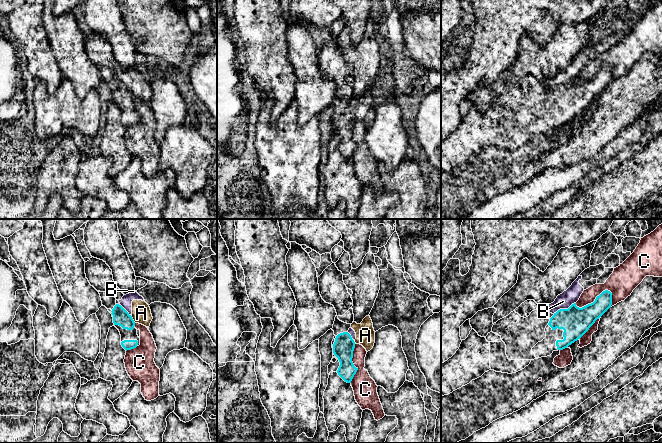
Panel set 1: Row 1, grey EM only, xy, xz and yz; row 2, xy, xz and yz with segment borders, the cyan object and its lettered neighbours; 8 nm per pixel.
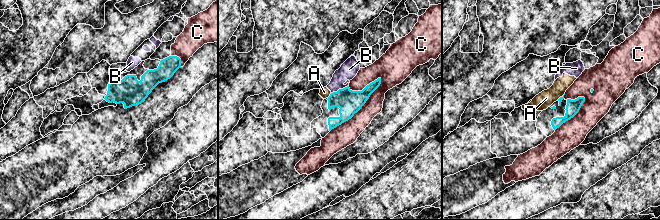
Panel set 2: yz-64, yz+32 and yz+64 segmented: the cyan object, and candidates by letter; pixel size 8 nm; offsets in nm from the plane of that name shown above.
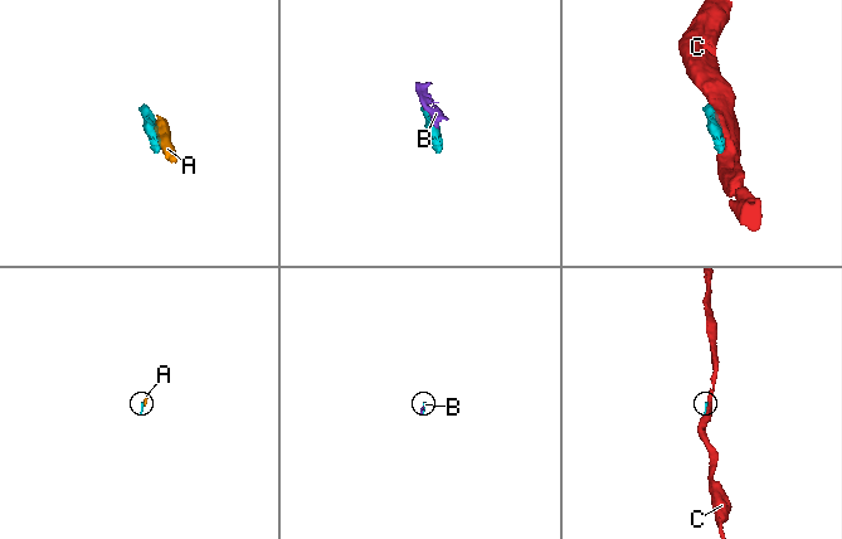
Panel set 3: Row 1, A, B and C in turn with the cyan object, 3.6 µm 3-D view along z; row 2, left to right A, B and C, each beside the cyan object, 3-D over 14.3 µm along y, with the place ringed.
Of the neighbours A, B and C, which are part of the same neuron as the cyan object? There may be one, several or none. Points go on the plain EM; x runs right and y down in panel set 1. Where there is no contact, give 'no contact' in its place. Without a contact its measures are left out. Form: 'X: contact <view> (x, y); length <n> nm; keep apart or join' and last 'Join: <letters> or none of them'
A: contact xy (132, 95); length 80 nm; keep apart
B: contact yz (564, 85); length 200 nm; keep apart
C: contact yz (595, 76); length 320 nm; keep apart
Join: none of them

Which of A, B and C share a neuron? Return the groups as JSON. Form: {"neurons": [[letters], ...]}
{"neurons": [["A", "B"], ["C"]]}

